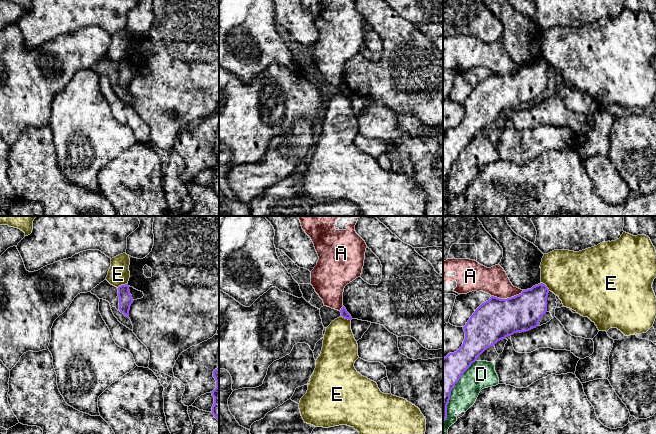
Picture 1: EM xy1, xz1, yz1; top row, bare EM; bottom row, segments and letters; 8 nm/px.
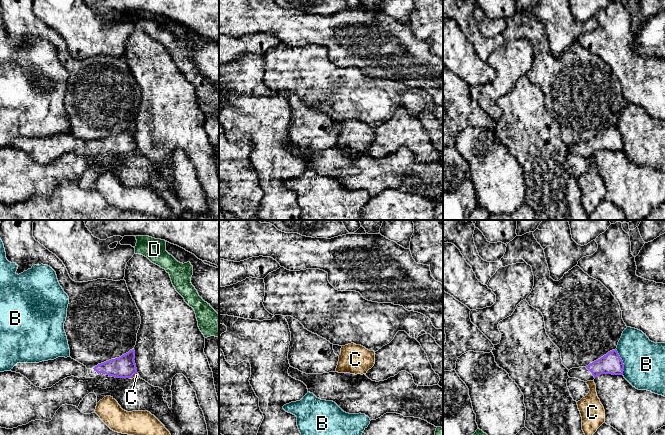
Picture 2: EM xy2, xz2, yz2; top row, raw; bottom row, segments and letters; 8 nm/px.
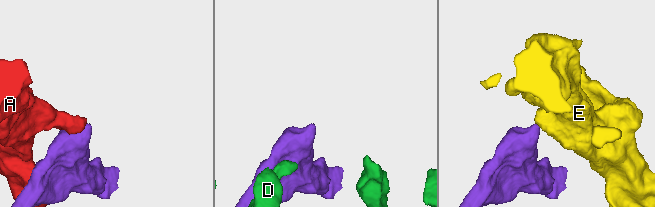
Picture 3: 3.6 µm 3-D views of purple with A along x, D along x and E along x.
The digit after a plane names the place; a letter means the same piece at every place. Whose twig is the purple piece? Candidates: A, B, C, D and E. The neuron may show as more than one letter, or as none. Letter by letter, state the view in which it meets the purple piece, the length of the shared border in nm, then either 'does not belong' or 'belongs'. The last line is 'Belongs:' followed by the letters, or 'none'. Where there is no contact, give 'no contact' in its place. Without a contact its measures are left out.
A: yz1 | 260 nm | does not belong
B: yz2 | 220 nm | does not belong
C: xy2 | 70 nm | does not belong
D: yz1 | 550 nm | does not belong
E: yz1 | 100 nm | does not belong
Belongs: none

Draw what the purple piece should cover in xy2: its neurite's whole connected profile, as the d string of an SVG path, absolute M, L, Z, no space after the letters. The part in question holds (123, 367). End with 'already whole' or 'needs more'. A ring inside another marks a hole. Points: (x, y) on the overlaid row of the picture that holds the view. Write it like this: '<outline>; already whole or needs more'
M132 349L119 358L111 359L104 363L98 364L93 368L95 373L87 374L85 377L94 378L96 375L102 373L115 378L131 378L137 373L134 359L135 351Z; needs more

